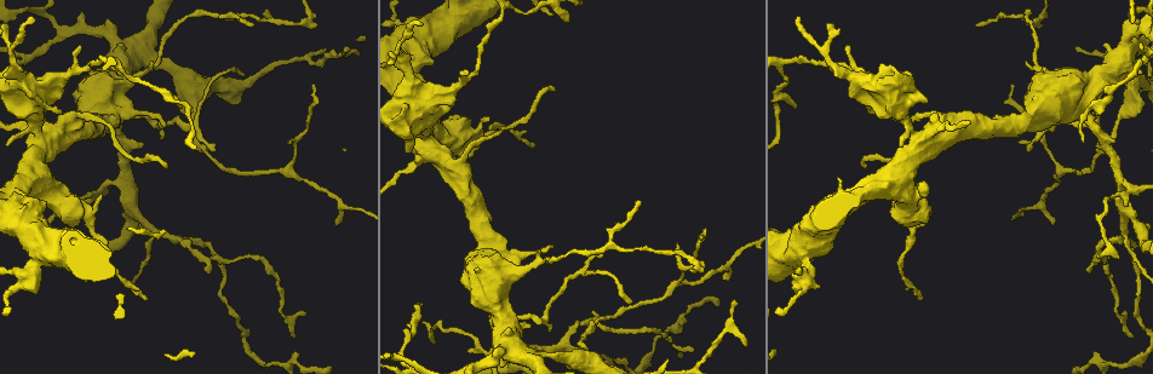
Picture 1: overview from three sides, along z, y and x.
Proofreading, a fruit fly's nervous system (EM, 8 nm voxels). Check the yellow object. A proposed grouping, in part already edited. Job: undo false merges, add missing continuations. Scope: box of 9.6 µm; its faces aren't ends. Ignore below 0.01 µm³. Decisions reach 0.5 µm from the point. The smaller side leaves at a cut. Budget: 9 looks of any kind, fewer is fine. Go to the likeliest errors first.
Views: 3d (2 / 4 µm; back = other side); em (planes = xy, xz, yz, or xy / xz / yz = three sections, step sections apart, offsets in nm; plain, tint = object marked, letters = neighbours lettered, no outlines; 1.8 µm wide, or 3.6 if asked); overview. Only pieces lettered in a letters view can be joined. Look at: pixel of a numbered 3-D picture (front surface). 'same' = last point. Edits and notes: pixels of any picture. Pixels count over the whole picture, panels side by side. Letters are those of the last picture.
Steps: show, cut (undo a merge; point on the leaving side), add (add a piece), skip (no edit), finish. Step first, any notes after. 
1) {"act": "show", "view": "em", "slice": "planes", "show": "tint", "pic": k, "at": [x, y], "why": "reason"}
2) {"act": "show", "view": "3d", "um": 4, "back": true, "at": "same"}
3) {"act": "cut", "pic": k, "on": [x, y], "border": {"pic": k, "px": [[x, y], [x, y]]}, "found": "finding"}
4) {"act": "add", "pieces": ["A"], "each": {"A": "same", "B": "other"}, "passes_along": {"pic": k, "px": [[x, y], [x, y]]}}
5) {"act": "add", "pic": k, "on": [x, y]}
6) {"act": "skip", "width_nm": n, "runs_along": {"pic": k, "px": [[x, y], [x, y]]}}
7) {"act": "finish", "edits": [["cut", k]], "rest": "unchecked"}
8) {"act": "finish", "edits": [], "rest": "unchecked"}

{"act": "show", "view": "em", "um": 3.6, "slice": "planes", "show": "letters", "pic": 1, "at": [1089, 118], "why": "sudden change in width"}

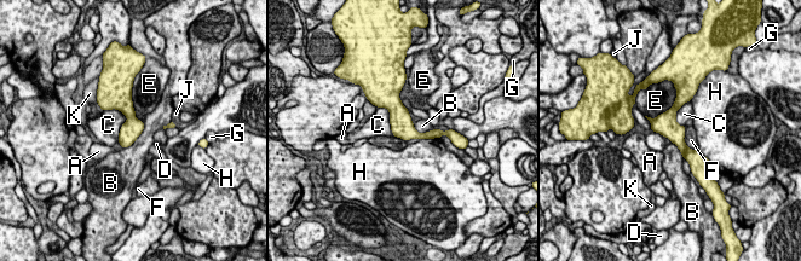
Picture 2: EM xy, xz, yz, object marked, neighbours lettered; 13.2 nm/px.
{"act": "skip", "each": {"A": "other", "B": "other", "C": "other", "D": "other", "E": "other", "F": "other", "G": "other", "H": "other", "J": "other", "K": "other"}, "border": {"pic": 2, "px": [[105, 109], [126, 117], [119, 141]]}, "found": "continuous, no second neuron"}

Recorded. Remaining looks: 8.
{"act": "show", "view": "3d", "um": 4, "pic": 1, "at": [20, 77], "why": "sudden change in width"}

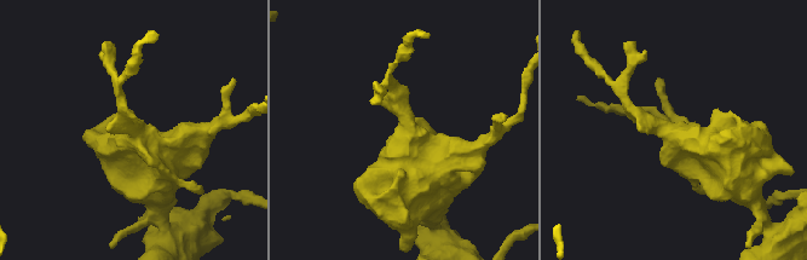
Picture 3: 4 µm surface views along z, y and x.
{"act": "show", "view": "em", "um": 3.6, "slice": "xz", "step": 8, "show": "tint", "pic": 3, "at": [678, 134], "arm_widths_nm": [220, 600], "why": "now the EM"}

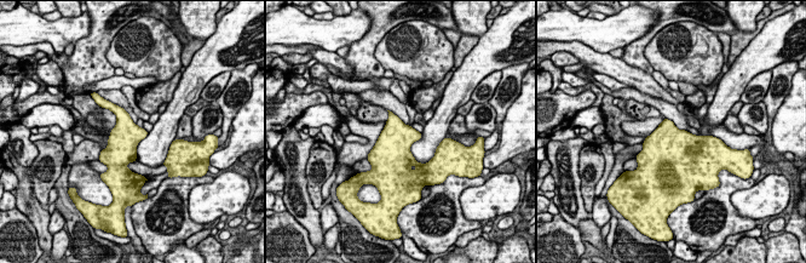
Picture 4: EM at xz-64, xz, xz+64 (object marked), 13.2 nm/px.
{"act": "show", "view": "em", "um": 3.6, "slice": "yz", "step": 16, "show": "letters", "at": "same"}

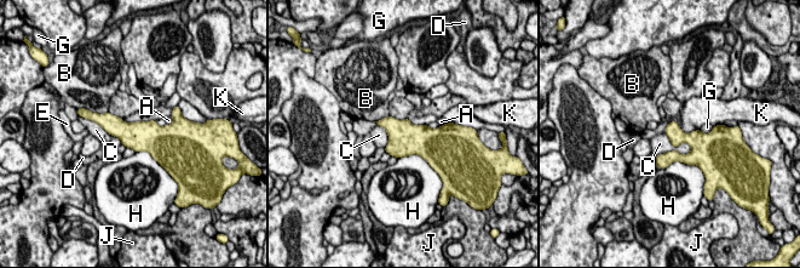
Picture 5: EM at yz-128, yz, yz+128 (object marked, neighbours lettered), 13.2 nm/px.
{"act": "skip", "width_nm": 220, "each": {"A": "other", "B": "other", "C": "other", "D": "other", "E": "other", "G": "other", "H": "other", "J": "other", "K": "other"}, "border": {"pic": 5, "px": [[665, 132], [674, 148], [655, 157]]}, "found": "all the same neuron"}

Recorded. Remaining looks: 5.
{"act": "show", "view": "3d", "um": 4, "pic": 1, "at": [902, 186], "why": "sudden change in width"}

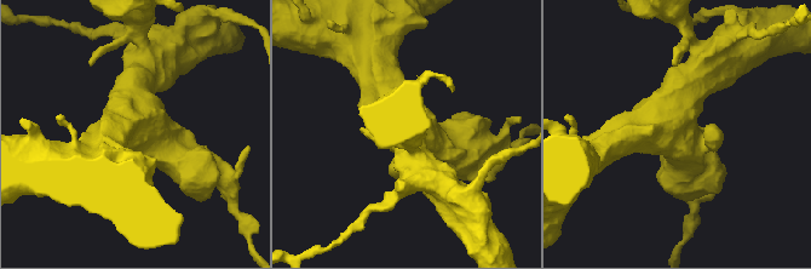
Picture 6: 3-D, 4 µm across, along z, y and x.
{"act": "show", "view": "em", "slice": "xz", "step": 8, "show": "tint", "pic": 6, "at": [678, 134], "arms": 4}

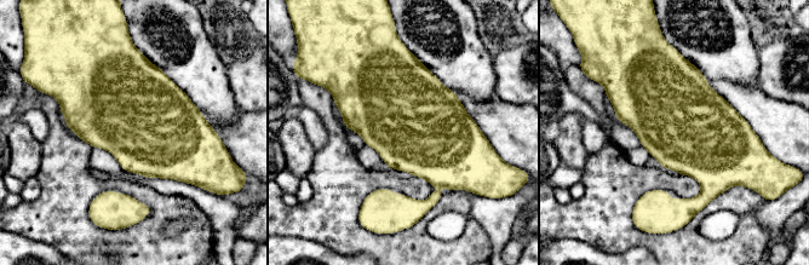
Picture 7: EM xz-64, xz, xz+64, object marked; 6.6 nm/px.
{"act": "show", "view": "em", "slice": "planes", "show": "letters", "at": "same", "why": "cut it another way"}

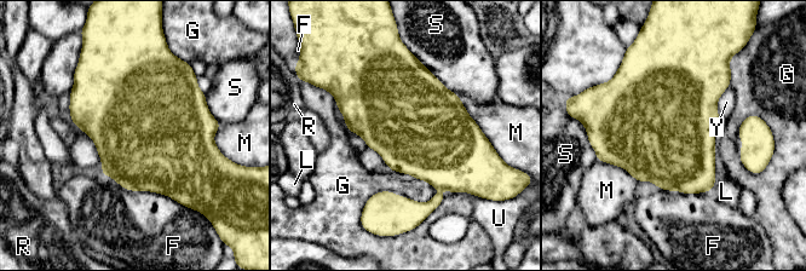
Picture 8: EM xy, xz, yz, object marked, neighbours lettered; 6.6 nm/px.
{"act": "skip", "each": {"F": "other", "G": "other", "L": "other", "M": "other", "R": "other", "S": "other", "U": "other", "Y": "other"}, "found": "all the same neuron"}

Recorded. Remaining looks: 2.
{"act": "finish", "edits": [], "rest": "unchecked"}

